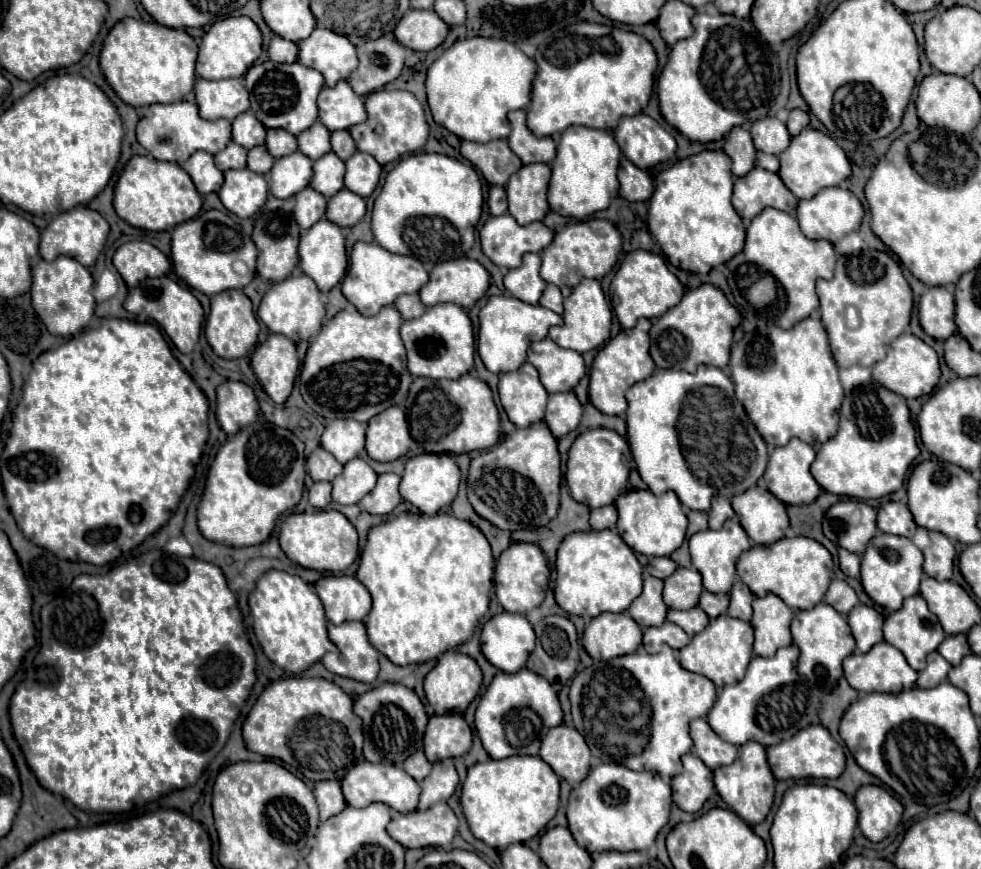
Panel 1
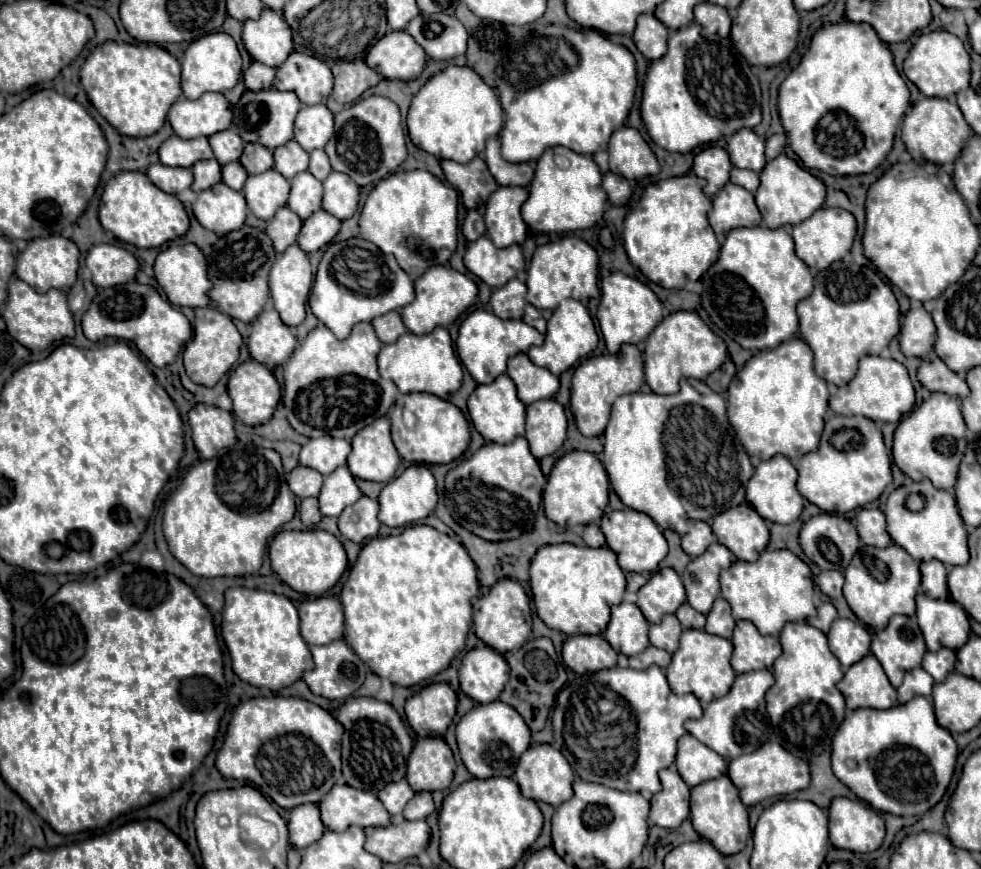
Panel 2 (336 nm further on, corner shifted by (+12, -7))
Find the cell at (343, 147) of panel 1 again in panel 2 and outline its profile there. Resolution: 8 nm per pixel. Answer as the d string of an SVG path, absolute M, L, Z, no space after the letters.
M313 150L309 156L311 156L309 172L311 172L315 178L325 180L325 178L333 172L333 168L331 168L331 164L329 164L329 156L325 154L325 150Z

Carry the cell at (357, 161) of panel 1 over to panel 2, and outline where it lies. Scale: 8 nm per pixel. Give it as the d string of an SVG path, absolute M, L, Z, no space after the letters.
M331 172L323 182L323 210L347 220L359 206L359 186L343 172Z

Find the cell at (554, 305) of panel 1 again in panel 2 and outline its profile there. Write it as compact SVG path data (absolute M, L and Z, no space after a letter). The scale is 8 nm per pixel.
M531 304L525 306L523 322L529 324L529 326L533 326L533 328L537 328L541 334L545 334L545 318L541 316L541 312L539 312L535 306L531 306Z

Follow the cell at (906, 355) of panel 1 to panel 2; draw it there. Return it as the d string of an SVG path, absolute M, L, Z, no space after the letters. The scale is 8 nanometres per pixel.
M863 356L859 360L859 370L855 378L841 386L837 394L829 400L829 406L835 414L841 416L867 416L875 422L899 422L915 404L915 388L911 384L907 368L893 360L883 356Z

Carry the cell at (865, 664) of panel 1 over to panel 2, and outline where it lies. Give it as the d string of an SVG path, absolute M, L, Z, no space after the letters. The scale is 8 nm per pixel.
M869 654L859 664L847 668L837 684L847 708L891 708L897 704L897 690L889 682L879 660Z

